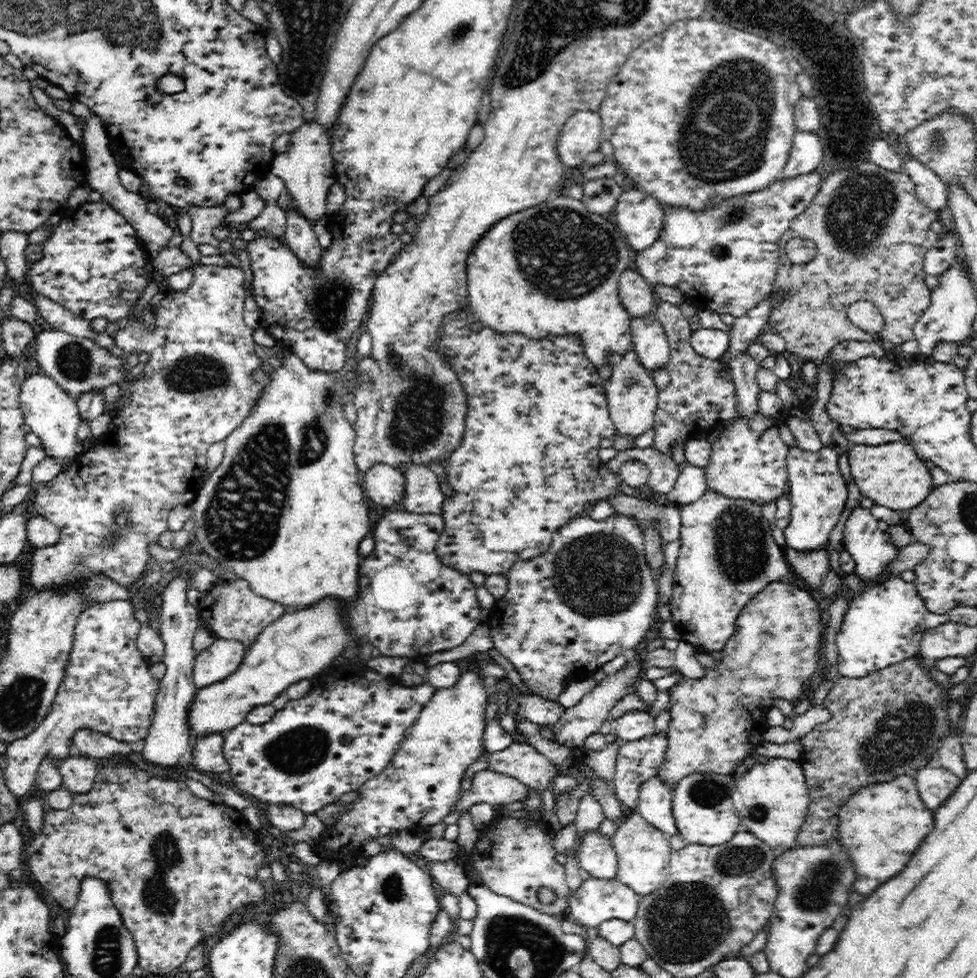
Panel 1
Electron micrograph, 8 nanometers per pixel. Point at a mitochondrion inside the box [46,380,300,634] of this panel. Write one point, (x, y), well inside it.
(122, 519)

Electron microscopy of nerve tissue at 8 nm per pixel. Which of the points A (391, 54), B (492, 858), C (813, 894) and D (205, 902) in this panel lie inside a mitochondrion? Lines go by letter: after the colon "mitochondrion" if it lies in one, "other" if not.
A: other
B: other
C: mitochondrion
D: mitochondrion

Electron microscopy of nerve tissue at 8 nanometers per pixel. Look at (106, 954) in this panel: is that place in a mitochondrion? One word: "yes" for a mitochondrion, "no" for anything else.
yes

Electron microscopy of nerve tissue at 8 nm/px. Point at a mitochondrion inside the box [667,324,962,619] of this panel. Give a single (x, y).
(738, 541)

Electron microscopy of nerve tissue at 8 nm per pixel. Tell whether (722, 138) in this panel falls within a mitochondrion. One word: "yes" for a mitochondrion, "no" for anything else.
yes

